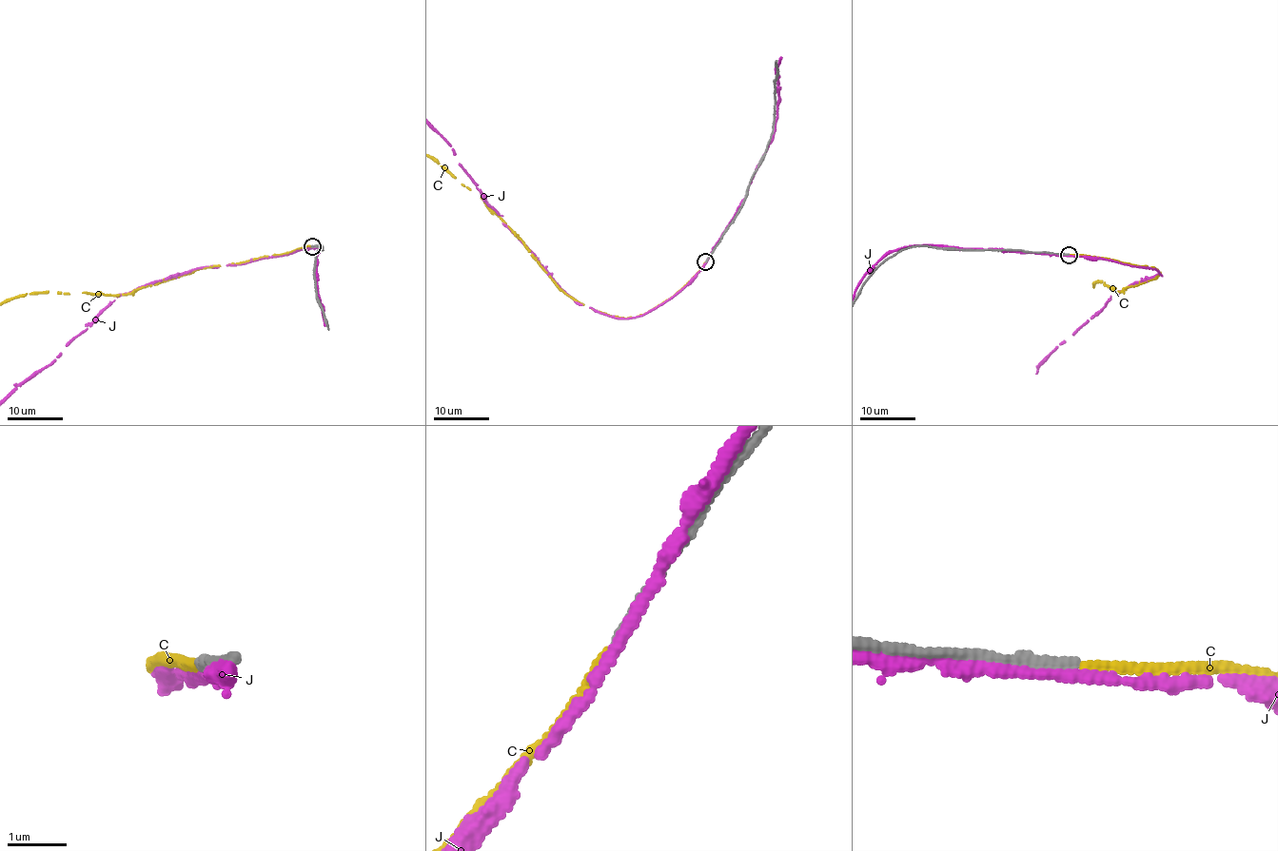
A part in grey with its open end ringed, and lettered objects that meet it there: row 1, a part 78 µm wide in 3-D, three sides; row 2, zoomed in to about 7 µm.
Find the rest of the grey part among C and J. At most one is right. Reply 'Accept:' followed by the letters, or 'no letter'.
Accept: C

